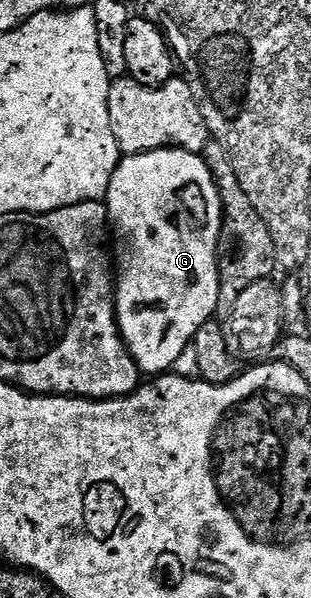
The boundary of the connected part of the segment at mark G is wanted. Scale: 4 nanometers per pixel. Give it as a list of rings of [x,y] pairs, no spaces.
[[[178,149],[162,151],[141,151],[137,155],[120,158],[117,169],[109,181],[109,189],[105,196],[107,217],[110,230],[113,232],[113,259],[117,264],[118,279],[115,285],[115,316],[119,319],[119,331],[123,341],[131,350],[131,356],[140,372],[147,377],[158,377],[170,372],[181,356],[185,347],[193,343],[195,335],[204,325],[212,322],[215,310],[221,307],[219,301],[219,231],[223,227],[223,206],[219,197],[219,186],[207,167],[207,161],[202,154]]]

